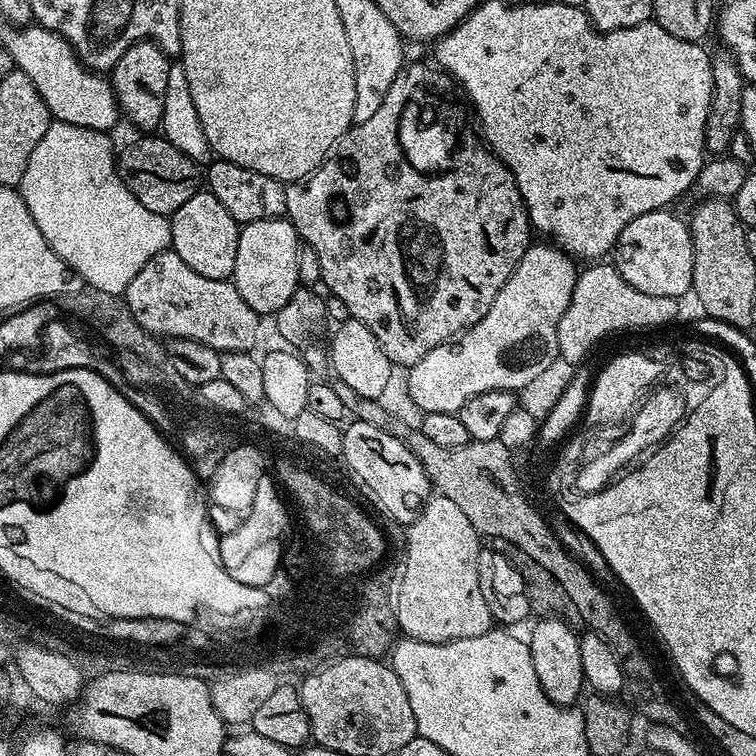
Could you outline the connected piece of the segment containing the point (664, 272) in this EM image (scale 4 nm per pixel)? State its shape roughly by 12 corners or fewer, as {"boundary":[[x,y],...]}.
{"boundary":[[672,210],[634,218],[618,274],[642,294],[687,297],[692,232]]}

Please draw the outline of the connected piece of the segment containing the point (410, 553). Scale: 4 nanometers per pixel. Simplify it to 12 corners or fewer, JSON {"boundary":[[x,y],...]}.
{"boundary":[[436,494],[407,525],[397,629],[445,644],[493,631],[481,537]]}

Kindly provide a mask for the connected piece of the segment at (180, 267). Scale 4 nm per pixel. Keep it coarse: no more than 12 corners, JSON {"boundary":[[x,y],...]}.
{"boundary":[[154,254],[122,297],[154,337],[252,348],[231,279]]}

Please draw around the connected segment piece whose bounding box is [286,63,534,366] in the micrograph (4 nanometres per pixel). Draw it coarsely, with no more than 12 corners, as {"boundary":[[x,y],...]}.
{"boundary":[[409,63],[286,219],[396,366],[473,328],[534,232]]}

